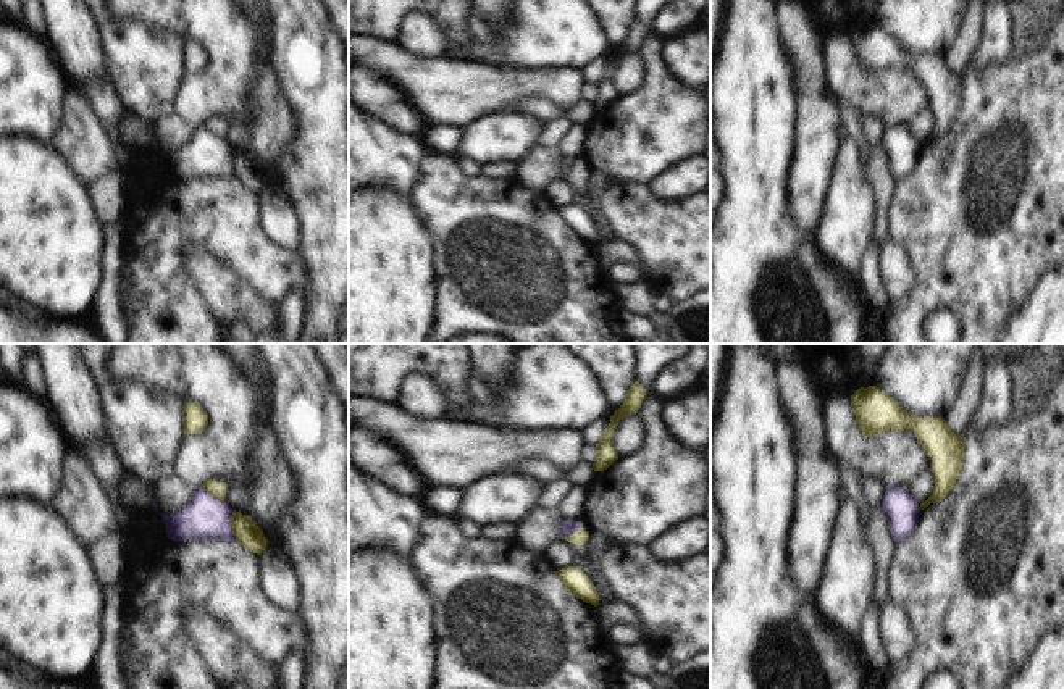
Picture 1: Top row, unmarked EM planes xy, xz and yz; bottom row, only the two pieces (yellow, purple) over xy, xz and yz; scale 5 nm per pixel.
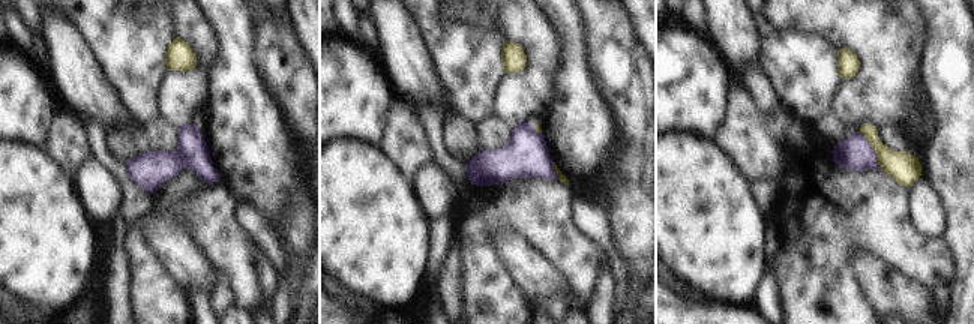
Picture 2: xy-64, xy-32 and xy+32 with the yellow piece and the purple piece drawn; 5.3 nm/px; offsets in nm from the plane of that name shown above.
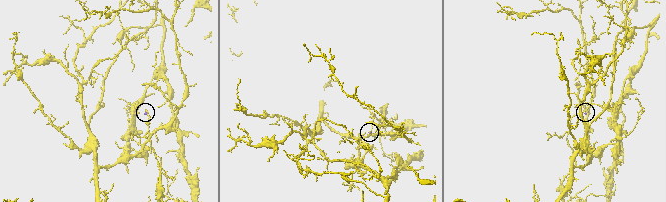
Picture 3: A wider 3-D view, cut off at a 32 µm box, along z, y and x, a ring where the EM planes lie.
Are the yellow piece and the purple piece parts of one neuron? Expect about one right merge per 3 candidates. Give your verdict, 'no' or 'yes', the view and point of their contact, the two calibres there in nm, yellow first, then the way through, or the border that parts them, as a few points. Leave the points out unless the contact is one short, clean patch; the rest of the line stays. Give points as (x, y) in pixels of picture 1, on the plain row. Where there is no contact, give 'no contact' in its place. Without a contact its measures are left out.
no; meets yellow in xy at (233, 165); 120 nm thick on the yellow side, 220 nm on the other; border along xy (231, 149), (231, 170), (238, 179)

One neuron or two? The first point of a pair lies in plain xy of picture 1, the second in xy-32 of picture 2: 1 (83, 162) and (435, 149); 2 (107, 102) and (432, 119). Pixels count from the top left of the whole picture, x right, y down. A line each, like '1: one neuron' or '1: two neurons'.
1: two neurons
2: one neuron

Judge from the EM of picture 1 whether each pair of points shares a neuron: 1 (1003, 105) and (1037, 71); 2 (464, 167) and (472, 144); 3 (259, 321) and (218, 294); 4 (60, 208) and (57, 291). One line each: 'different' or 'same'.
1: same
2: different
3: same
4: same

